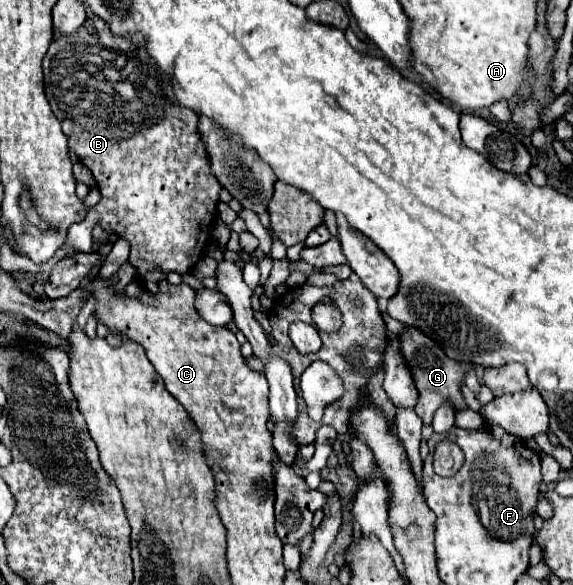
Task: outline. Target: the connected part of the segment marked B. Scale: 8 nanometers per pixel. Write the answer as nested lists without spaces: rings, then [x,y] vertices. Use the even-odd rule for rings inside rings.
[[[89,16],[83,22],[81,30],[77,30],[77,34],[65,36],[65,34],[57,34],[57,30],[53,30],[51,46],[49,46],[49,50],[47,50],[45,58],[43,58],[43,76],[45,76],[45,94],[47,94],[47,100],[51,104],[53,114],[59,118],[59,122],[63,126],[63,132],[67,134],[69,148],[73,148],[77,152],[77,156],[81,158],[81,162],[93,172],[93,178],[95,178],[97,188],[101,192],[99,204],[93,206],[87,212],[85,220],[91,220],[93,226],[101,226],[105,232],[113,232],[119,238],[123,238],[123,240],[129,242],[129,246],[131,246],[129,262],[137,268],[139,280],[143,282],[143,286],[149,292],[157,292],[157,282],[165,278],[165,272],[179,272],[179,274],[191,272],[195,268],[195,264],[205,254],[203,246],[209,240],[211,222],[213,222],[213,218],[217,214],[217,202],[219,202],[221,184],[217,182],[217,178],[209,170],[209,158],[207,158],[207,152],[205,152],[205,144],[201,142],[201,136],[197,132],[197,114],[193,114],[193,110],[185,110],[185,108],[177,106],[169,74],[165,74],[163,70],[159,70],[159,66],[153,62],[153,58],[149,58],[149,54],[147,54],[145,48],[135,46],[127,38],[123,40],[117,34],[111,34],[111,30],[109,30],[109,26],[107,26],[107,22],[103,18]],[[87,62],[91,62],[91,74],[83,68],[83,64],[87,64]]]

